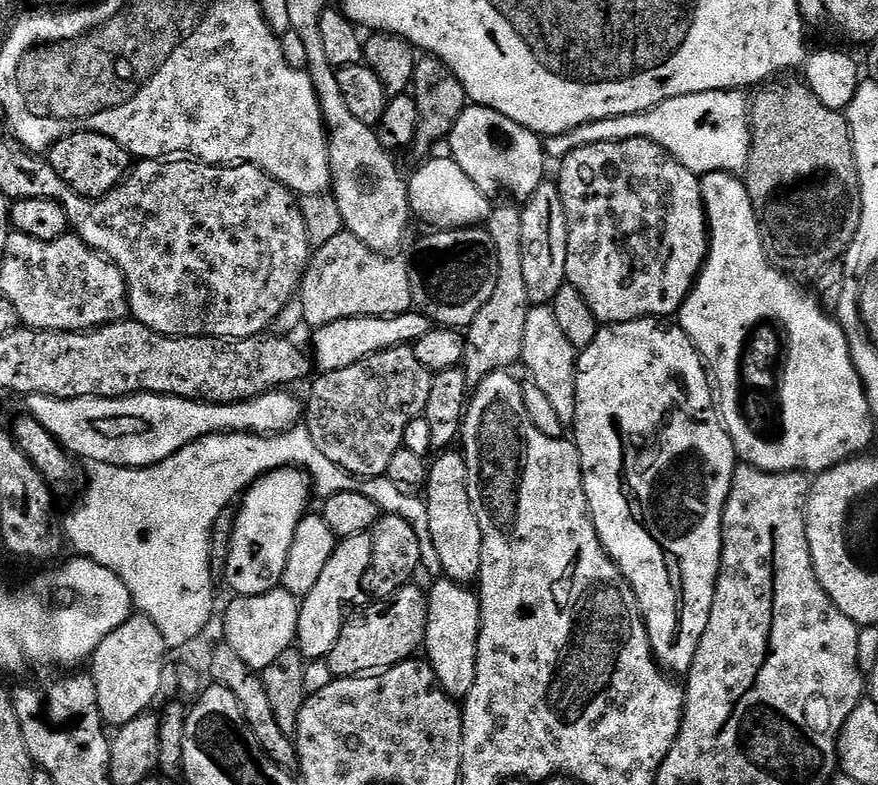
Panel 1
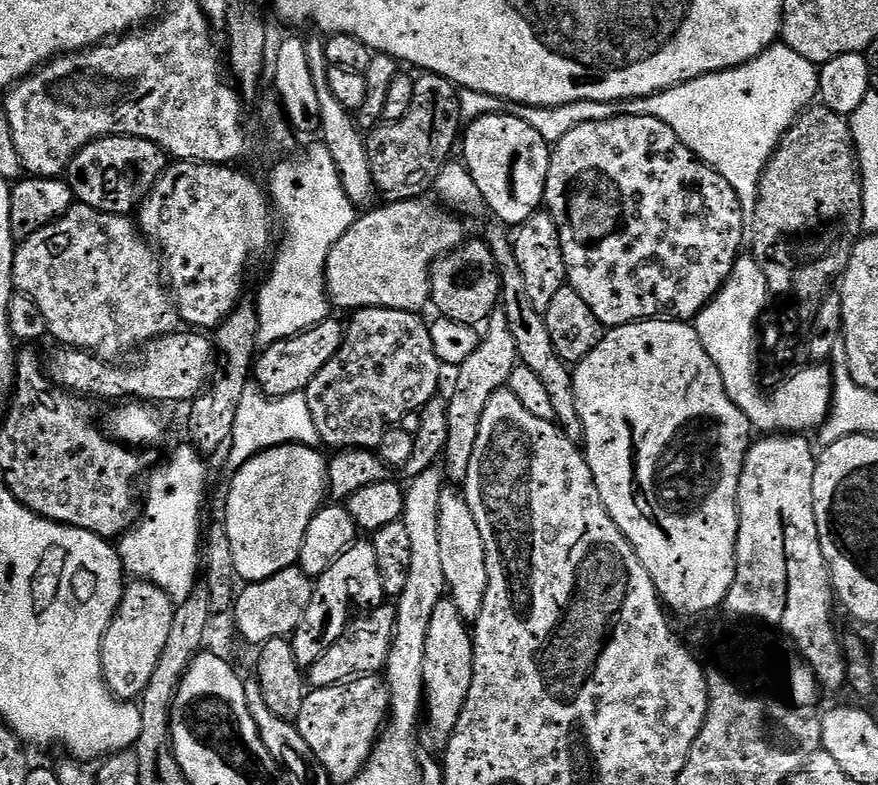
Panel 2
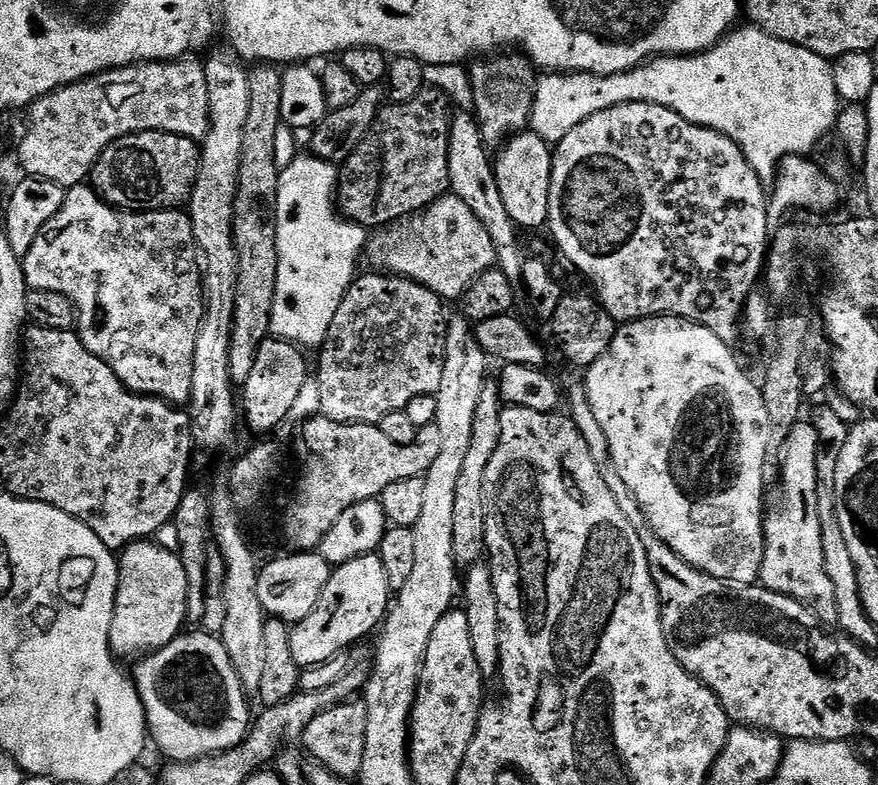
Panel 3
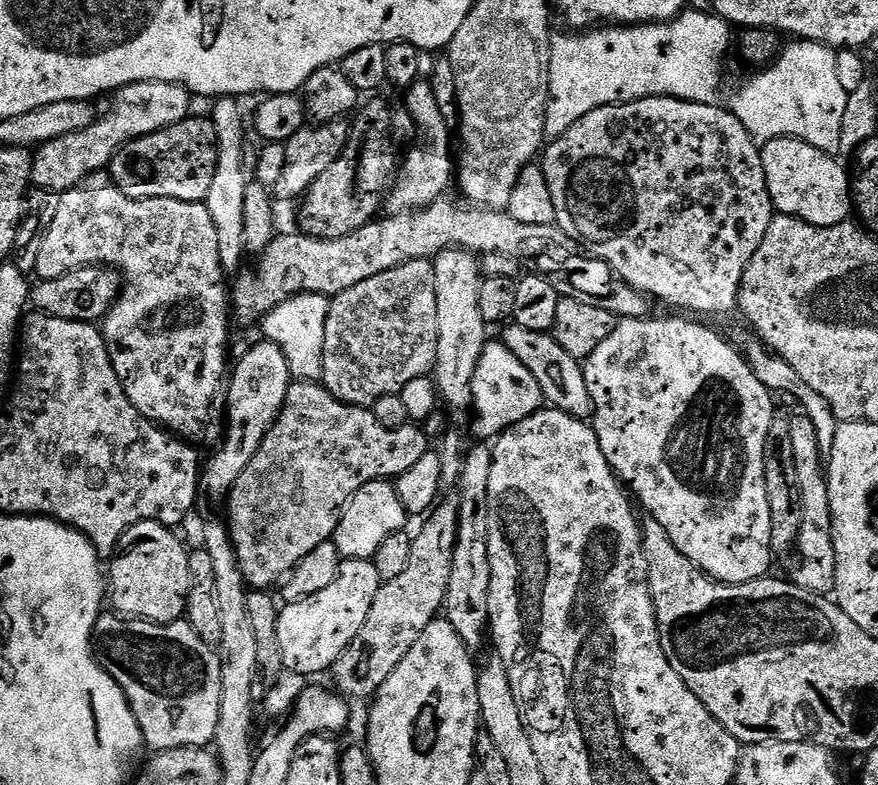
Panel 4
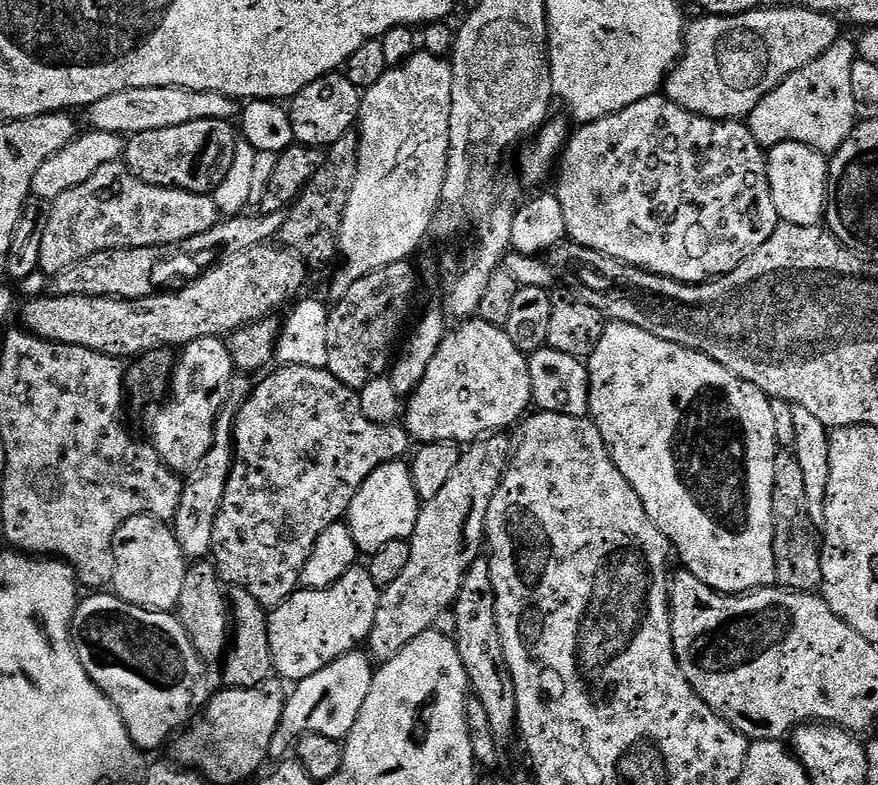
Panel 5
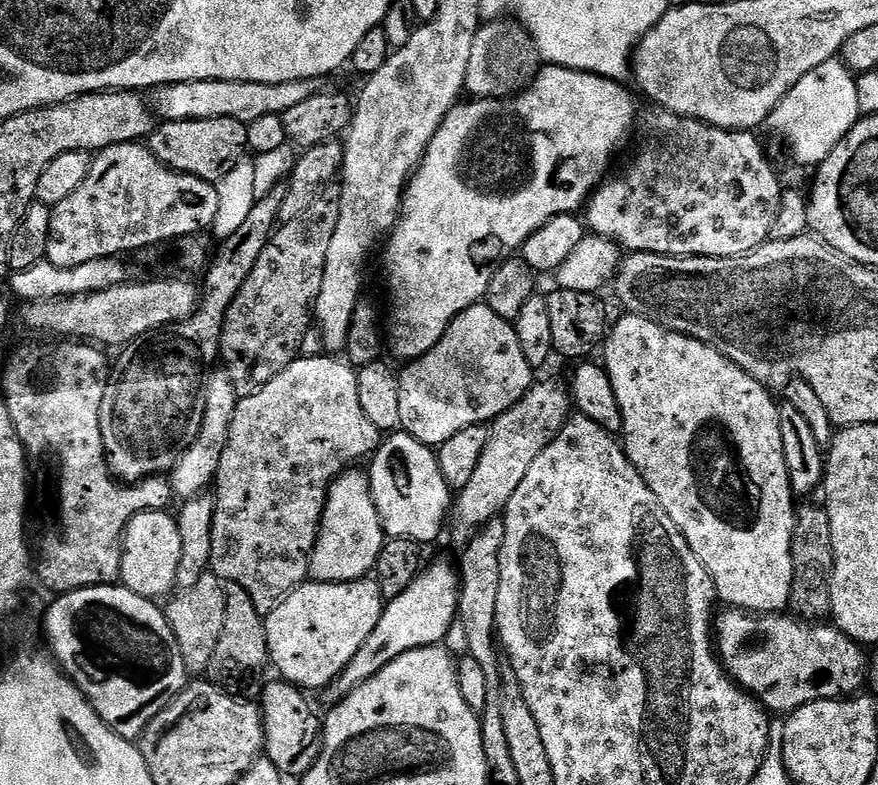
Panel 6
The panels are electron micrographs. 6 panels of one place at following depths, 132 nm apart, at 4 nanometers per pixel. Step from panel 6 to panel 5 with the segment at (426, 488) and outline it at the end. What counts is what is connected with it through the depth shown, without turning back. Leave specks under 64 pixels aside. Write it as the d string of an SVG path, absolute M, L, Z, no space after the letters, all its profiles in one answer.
M391 460L389 464L378 466L378 470L374 470L374 474L370 474L370 478L366 478L366 482L362 482L358 494L354 494L354 502L350 502L348 507L346 523L348 529L352 531L357 549L361 553L373 554L382 550L388 543L395 540L407 541L412 537L421 507L422 501L420 495L416 493L411 467L404 460Z

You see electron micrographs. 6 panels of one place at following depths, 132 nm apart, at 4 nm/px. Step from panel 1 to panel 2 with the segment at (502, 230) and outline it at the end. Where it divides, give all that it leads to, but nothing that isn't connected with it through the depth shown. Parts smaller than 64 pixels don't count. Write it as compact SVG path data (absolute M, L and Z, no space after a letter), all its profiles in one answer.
M497 310L488 317L474 354L470 354L470 358L466 358L466 362L455 369L456 385L452 388L452 396L447 397L448 441L444 447L442 464L449 481L462 482L466 478L470 458L474 454L474 442L478 438L478 426L482 422L482 410L486 410L486 402L490 402L492 395L507 385L517 363L514 337L510 334L506 314L503 310Z

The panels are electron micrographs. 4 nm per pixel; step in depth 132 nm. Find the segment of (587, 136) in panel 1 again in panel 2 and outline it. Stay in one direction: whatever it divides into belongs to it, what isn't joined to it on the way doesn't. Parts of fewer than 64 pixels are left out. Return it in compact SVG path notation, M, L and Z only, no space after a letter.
M777 42L750 62L740 64L737 68L727 68L714 74L699 76L685 84L657 92L655 96L644 96L640 100L622 100L614 104L578 102L561 108L521 107L518 115L530 122L530 126L534 126L534 130L538 130L538 134L542 134L542 138L550 146L555 146L563 136L570 134L574 126L582 126L595 120L608 120L612 116L656 118L658 122L664 122L703 164L710 165L730 184L740 200L741 210L745 214L751 214L756 209L756 195L760 189L760 175L764 172L764 167L768 165L769 158L776 153L782 137L791 130L796 117L817 99L819 91L820 74L817 65L802 58L802 54L794 54L794 50L786 47L783 42Z

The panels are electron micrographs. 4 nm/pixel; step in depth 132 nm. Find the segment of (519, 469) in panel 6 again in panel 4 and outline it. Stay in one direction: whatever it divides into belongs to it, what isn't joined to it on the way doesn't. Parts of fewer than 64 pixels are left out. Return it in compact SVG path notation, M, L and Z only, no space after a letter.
M455 503L443 504L423 521L424 529L412 536L406 570L395 580L381 583L378 594L374 594L374 606L370 606L370 614L366 614L362 630L358 630L354 642L350 642L350 646L330 669L331 683L353 701L367 701L375 697L386 678L394 674L398 662L410 654L410 646L418 642L422 630L426 630L426 626L437 619L444 607L446 586L450 586L460 510Z

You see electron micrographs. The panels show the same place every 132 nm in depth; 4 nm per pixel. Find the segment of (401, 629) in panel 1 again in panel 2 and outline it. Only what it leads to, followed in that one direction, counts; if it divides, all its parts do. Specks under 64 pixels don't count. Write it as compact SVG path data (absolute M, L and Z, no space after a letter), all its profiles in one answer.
M385 602L369 612L372 613L361 620L353 619L343 638L334 642L334 646L330 646L330 650L326 650L326 654L322 654L322 658L318 658L318 662L314 662L306 670L306 680L312 688L338 686L351 680L383 673L396 633L396 609L391 603Z

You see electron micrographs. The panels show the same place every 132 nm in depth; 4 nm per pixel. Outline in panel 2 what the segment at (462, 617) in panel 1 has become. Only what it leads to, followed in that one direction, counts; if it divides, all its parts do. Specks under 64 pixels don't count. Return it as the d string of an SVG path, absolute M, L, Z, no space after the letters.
M445 598L434 606L434 614L430 614L430 630L426 630L426 662L424 663L424 700L426 703L426 724L436 731L441 742L447 741L458 726L458 718L462 714L462 706L466 706L470 694L470 682L474 674L474 650L472 649L473 633L462 618L458 606L454 606L451 598Z

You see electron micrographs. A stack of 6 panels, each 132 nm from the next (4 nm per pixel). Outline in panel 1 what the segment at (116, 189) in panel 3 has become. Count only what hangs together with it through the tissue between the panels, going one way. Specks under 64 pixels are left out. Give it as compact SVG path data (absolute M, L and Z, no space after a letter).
M75 132L62 138L48 149L46 159L50 166L54 166L54 174L58 174L70 190L91 200L99 200L119 186L134 164L133 156L121 144L97 132Z

